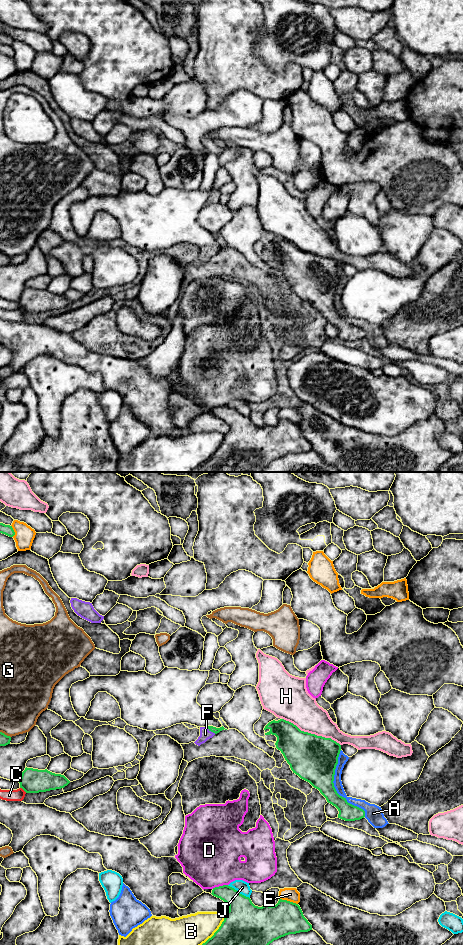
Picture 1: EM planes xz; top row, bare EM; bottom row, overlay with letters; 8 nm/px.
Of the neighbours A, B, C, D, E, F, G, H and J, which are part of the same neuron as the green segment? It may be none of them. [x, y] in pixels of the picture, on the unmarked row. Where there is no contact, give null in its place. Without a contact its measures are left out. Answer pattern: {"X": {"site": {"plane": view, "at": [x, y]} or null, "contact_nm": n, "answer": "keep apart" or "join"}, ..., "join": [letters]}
{"A": {"site": {"plane": "xz", "at": [334, 307]}, "contact_nm": 550, "answer": "keep apart"}, "B": {"site": {"plane": "xz", "at": [212, 456]}, "contact_nm": 400, "answer": "keep apart"}, "C": {"site": {"plane": "xz", "at": [23, 309]}, "contact_nm": 70, "answer": "keep apart"}, "D": {"site": {"plane": "xz", "at": [219, 406]}, "contact_nm": 130, "answer": "keep apart"}, "E": {"site": {"plane": "xz", "at": [288, 421]}, "contact_nm": 160, "answer": "keep apart"}, "F": {"site": {"plane": "xz", "at": [211, 251]}, "contact_nm": 90, "answer": "join"}, "G": {"site": {"plane": "xz", "at": [4, 254]}, "contact_nm": 100, "answer": "keep apart"}, "H": {"site": {"plane": "xz", "at": [310, 253]}, "contact_nm": 500, "answer": "keep apart"}, "J": {"site": {"plane": "xz", "at": [237, 411]}, "contact_nm": 220, "answer": "keep apart"}, "join": ["F"]}

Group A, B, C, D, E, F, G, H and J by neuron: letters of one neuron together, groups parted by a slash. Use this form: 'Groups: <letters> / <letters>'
Groups: A / B / C / D / E / F / G / H / J

